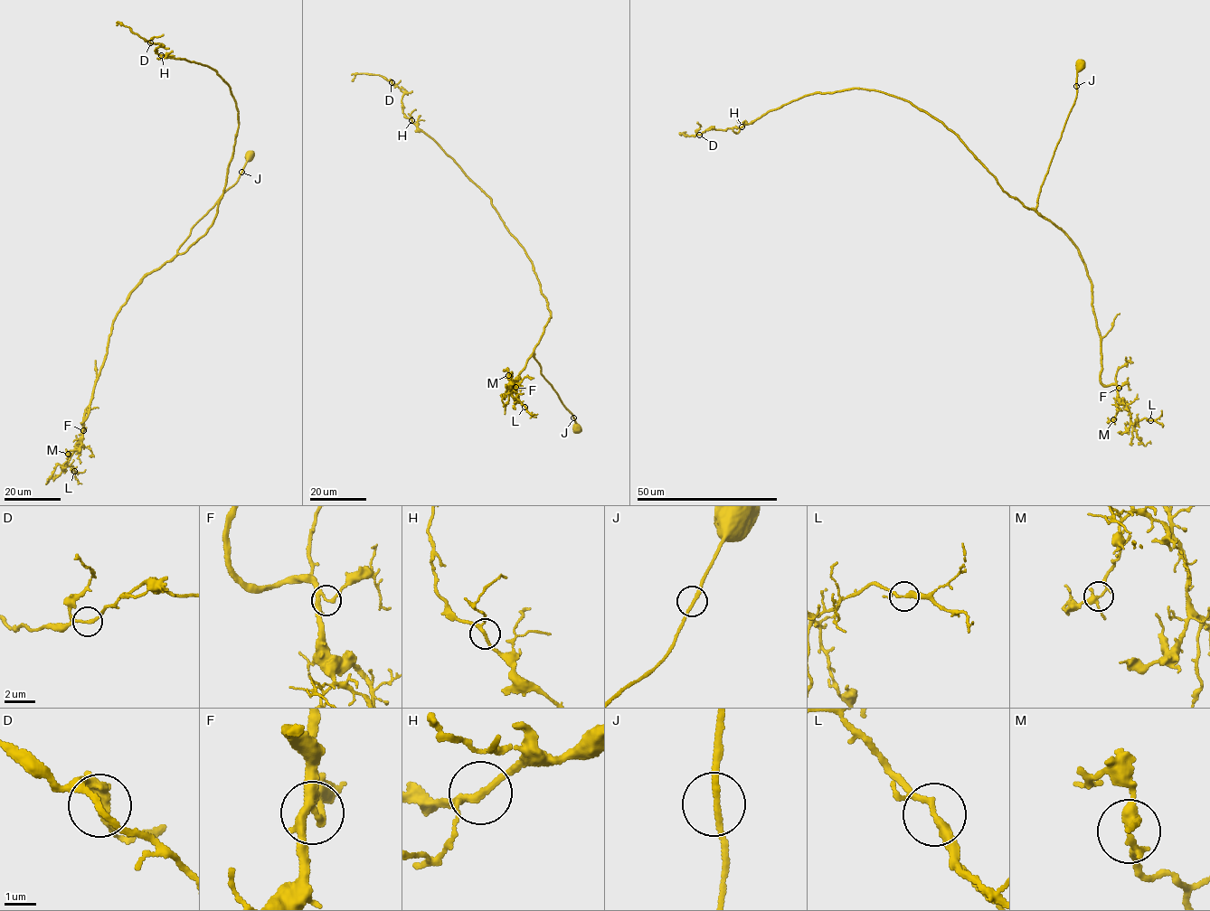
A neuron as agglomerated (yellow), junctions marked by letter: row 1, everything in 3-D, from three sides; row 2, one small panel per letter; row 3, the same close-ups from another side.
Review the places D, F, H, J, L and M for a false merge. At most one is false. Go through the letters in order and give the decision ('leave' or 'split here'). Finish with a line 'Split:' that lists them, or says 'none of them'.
D: leave
F: leave
H: leave
J: leave
L: leave
M: leave
Split: none of them

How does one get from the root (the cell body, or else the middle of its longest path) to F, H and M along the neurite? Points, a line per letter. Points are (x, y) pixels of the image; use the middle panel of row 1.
F: (577, 429), (573, 416), (542, 374), (534, 353), (505, 394), (513, 372), (510, 382), (515, 387)
H: (577, 429), (534, 356), (551, 315), (531, 260), (491, 199), (411, 120)
M: (577, 429), (573, 416), (542, 374), (534, 353), (505, 394), (510, 373), (511, 384), (518, 382), (507, 375)

